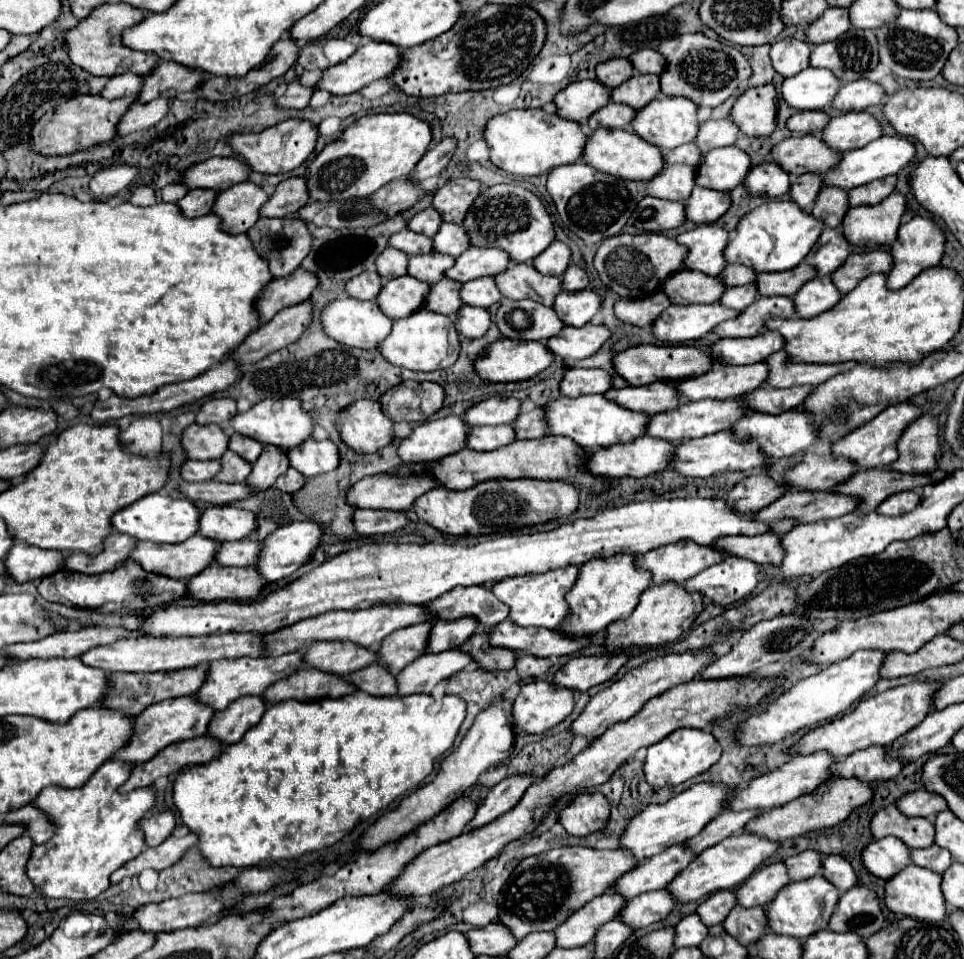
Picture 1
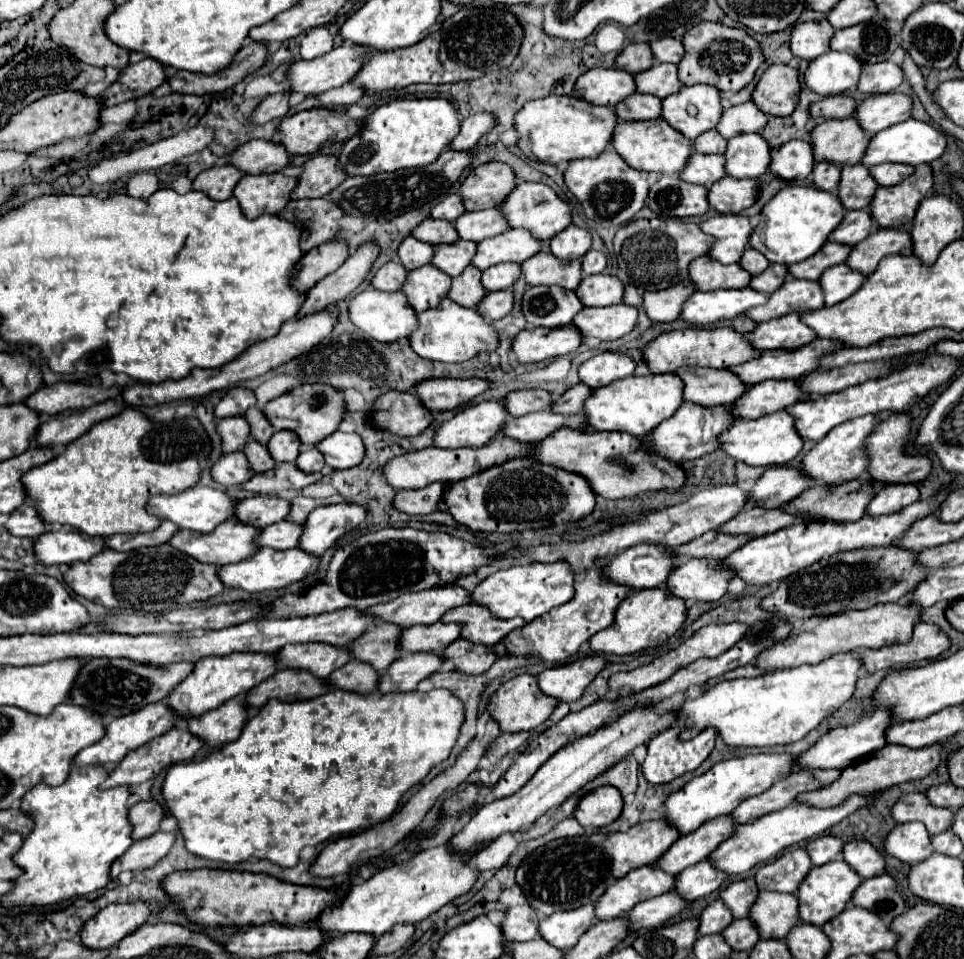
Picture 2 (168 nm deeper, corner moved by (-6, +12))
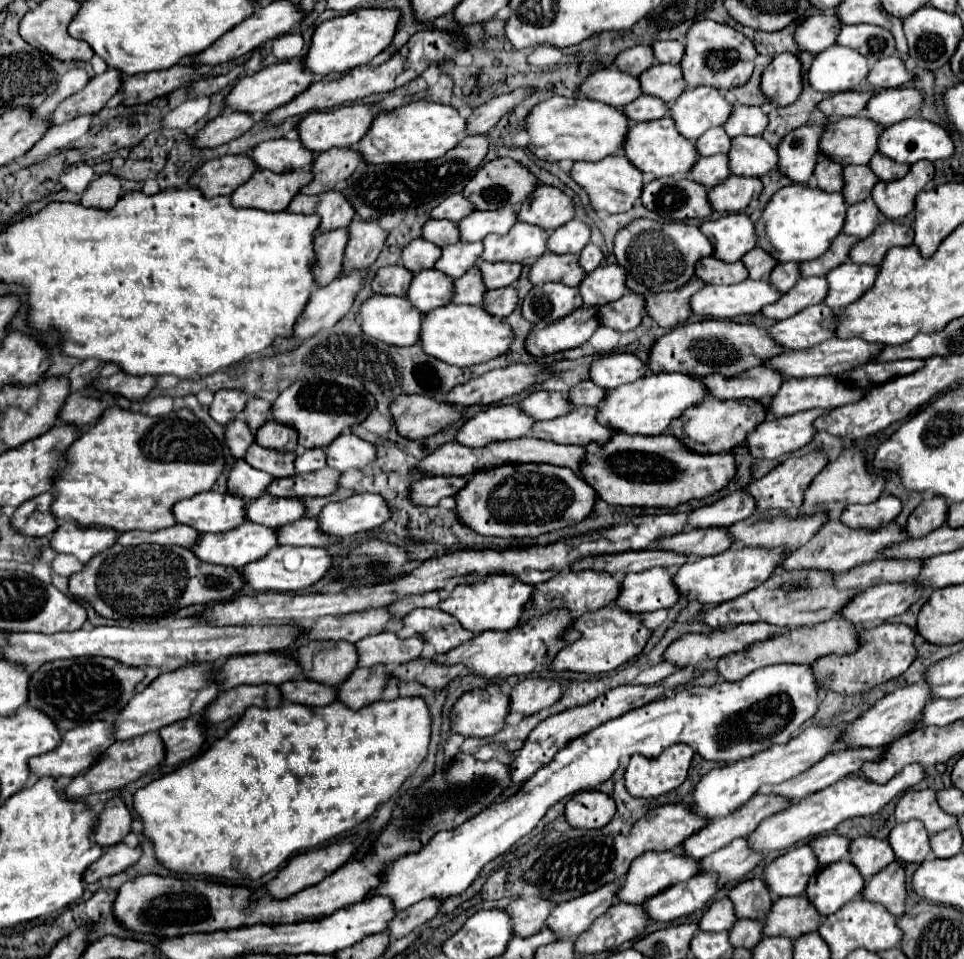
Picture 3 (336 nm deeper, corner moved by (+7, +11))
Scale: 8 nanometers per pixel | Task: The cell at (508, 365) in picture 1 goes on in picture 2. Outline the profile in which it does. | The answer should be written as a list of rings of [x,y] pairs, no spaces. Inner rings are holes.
[[[569,323],[567,327],[533,327],[525,329],[515,337],[513,351],[517,355],[517,361],[521,363],[537,363],[561,355],[569,355],[577,351],[583,337],[579,337],[579,331]]]

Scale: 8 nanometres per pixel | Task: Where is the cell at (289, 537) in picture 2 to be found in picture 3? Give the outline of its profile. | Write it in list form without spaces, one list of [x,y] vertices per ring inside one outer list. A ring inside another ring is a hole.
[[[302,518],[278,528],[280,546],[328,546],[332,542],[336,542],[336,538],[326,538],[326,534],[318,530],[316,520]]]

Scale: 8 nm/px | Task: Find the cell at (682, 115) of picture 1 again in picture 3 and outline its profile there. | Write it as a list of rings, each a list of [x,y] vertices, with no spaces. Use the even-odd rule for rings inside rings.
[[[712,86],[686,88],[678,100],[668,106],[678,132],[690,142],[696,142],[708,128],[722,126],[732,112],[732,104]]]

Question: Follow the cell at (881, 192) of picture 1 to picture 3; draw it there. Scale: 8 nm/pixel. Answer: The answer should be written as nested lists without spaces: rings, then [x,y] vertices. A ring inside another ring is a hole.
[[[874,154],[874,158],[868,164],[872,168],[872,172],[878,176],[878,180],[884,182],[892,182],[892,180],[900,180],[906,176],[908,168],[906,164],[898,164],[898,162],[890,162],[886,158],[882,158],[882,154]]]

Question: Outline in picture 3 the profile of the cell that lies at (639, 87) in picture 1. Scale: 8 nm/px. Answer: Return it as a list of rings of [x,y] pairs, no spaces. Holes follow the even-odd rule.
[[[654,64],[644,70],[638,80],[644,94],[656,96],[668,104],[674,102],[674,98],[678,98],[678,94],[682,94],[682,90],[686,88],[680,66],[672,64]]]

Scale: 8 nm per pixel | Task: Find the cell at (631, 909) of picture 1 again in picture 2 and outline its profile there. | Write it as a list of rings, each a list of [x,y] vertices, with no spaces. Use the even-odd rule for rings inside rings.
[[[703,859],[679,873],[677,891],[685,899],[693,901],[693,899],[699,899],[703,895],[717,891],[727,881],[727,877],[729,877],[727,873],[715,869],[711,859]]]

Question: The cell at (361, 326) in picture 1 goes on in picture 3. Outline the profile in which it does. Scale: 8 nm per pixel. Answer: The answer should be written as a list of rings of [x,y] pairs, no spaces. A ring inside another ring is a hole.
[[[378,296],[364,300],[358,310],[362,330],[392,346],[412,346],[418,342],[422,312],[414,310],[406,296]]]

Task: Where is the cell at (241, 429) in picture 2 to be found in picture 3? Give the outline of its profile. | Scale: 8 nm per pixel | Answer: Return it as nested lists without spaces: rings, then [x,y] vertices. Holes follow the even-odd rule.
[[[238,416],[236,420],[226,424],[224,438],[226,438],[226,446],[230,448],[230,454],[234,458],[242,458],[246,454],[248,446],[254,444],[254,432],[250,428],[246,428],[246,422],[242,416]]]

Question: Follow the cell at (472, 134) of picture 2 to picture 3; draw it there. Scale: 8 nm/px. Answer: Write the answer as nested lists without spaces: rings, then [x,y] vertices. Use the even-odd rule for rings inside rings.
[[[516,90],[510,94],[496,96],[490,102],[474,108],[472,116],[466,120],[466,134],[470,134],[470,136],[488,134],[490,128],[496,126],[498,118],[502,118],[502,114],[506,114],[506,110],[510,110],[510,106],[516,106],[526,94],[530,94],[530,90]]]

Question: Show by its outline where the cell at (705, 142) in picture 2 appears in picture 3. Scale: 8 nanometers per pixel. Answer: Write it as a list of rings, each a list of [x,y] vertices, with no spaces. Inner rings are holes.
[[[712,128],[712,130],[706,130],[694,142],[694,146],[700,156],[712,156],[712,154],[720,154],[720,152],[730,150],[730,138],[726,136],[726,132],[722,128]]]

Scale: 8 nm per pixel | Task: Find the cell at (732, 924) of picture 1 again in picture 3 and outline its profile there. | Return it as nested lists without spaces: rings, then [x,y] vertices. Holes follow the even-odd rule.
[[[804,896],[774,898],[768,914],[764,916],[764,936],[784,936],[796,940],[806,932],[814,932],[820,926],[822,916],[806,902]]]

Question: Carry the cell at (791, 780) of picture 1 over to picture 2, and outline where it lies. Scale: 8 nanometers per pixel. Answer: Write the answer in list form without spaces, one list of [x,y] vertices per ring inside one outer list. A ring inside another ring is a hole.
[[[875,709],[871,715],[863,717],[855,725],[835,727],[829,733],[825,733],[811,749],[807,749],[805,753],[801,753],[797,757],[797,767],[801,767],[801,769],[815,769],[815,767],[819,767],[819,769],[831,769],[831,767],[845,769],[847,765],[853,765],[859,759],[863,759],[863,757],[879,751],[883,745],[887,745],[887,741],[883,741],[883,733],[891,727],[891,723],[893,723],[893,711]]]

